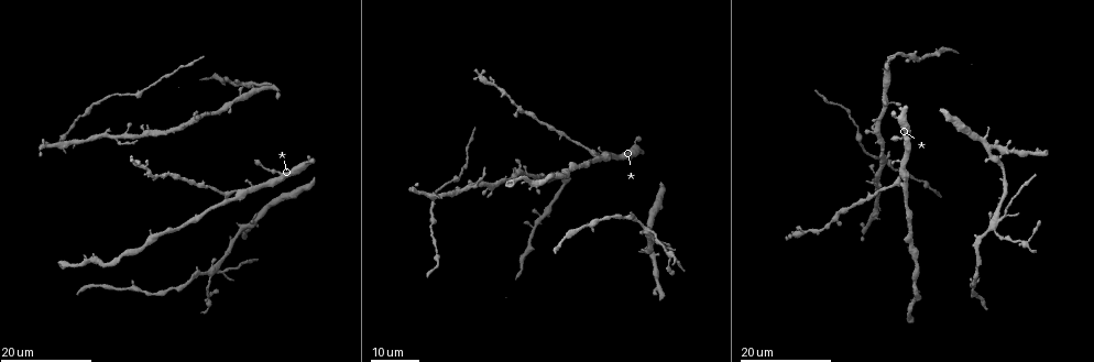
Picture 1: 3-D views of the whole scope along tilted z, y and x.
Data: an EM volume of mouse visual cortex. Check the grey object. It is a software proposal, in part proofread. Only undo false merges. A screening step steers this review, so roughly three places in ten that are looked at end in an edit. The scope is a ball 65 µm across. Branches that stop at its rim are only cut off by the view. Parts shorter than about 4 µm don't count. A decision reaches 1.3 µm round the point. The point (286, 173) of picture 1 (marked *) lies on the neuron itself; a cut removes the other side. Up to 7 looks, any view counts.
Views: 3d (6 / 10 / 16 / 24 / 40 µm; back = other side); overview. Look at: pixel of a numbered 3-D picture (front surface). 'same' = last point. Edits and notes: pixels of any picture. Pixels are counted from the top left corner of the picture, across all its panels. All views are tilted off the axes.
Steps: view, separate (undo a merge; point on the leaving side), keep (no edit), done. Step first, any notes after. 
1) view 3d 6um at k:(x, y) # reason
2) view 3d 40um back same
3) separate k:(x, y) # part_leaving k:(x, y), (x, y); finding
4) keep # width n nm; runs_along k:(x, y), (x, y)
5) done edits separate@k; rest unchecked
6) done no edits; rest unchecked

view 3d 16um at 1:(138, 94)

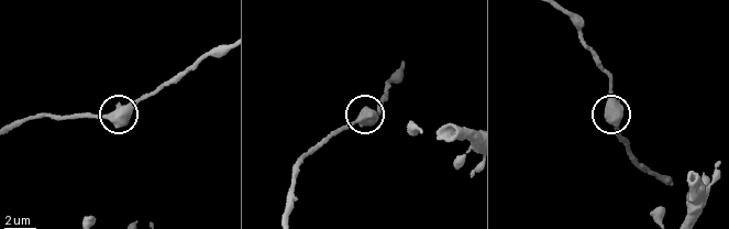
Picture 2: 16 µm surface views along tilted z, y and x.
view 3d 10um at 2:(359, 119) # closer look

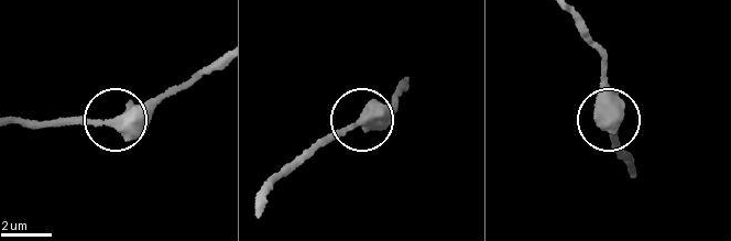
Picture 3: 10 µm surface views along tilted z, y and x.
keep # width 430 nm; continuous, no second neuron

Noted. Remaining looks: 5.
view 3d 24um at 1:(470, 188) # three-way junction

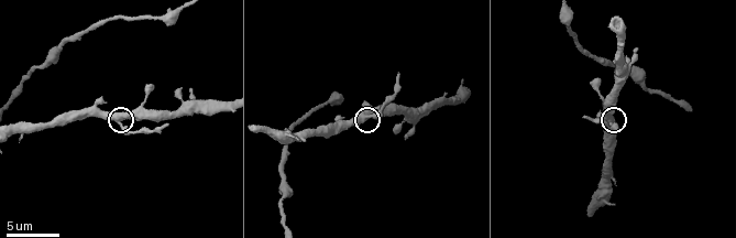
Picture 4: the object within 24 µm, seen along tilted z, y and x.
view 3d 10um at 4:(609, 121)

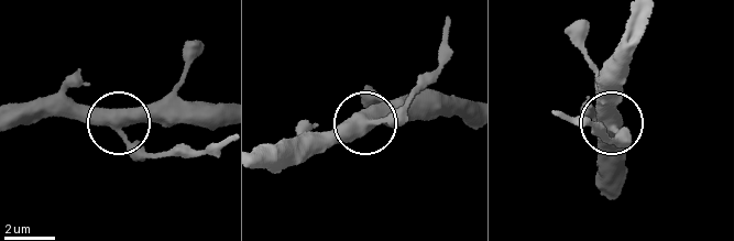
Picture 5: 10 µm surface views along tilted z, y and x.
keep # arms 3; runs_along 5:(223, 102), (171, 98), (129, 113), (126, 138), (154, 157); one neuron here

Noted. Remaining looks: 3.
view 3d 24um at 1:(1000, 221)

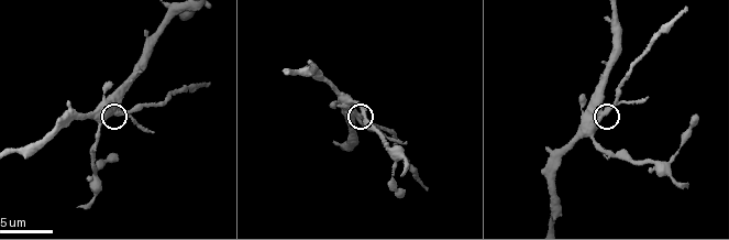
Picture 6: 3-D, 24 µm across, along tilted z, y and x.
view 3d 10um at 6:(114, 113)

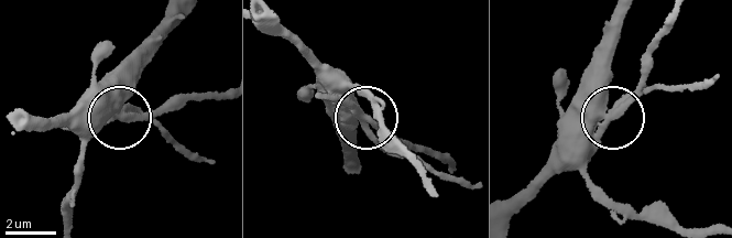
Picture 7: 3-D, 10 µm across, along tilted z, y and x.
separate 7:(129, 114) # width 430 nm; two neurons meet here

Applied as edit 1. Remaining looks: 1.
done edits separate@7; rest unchecked

